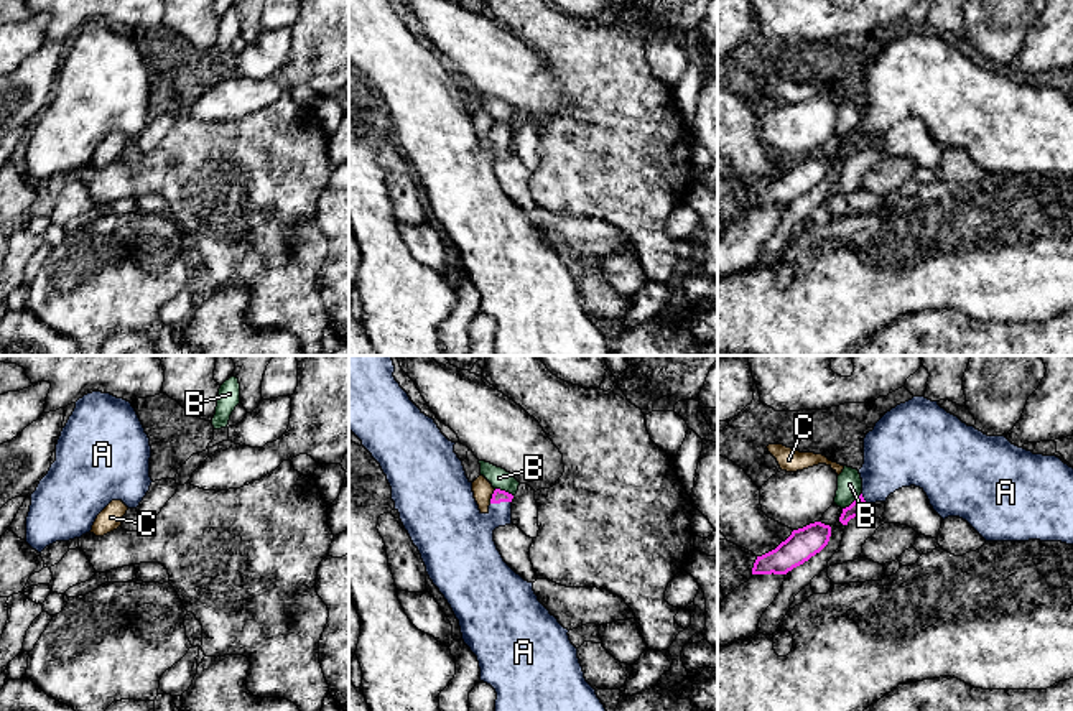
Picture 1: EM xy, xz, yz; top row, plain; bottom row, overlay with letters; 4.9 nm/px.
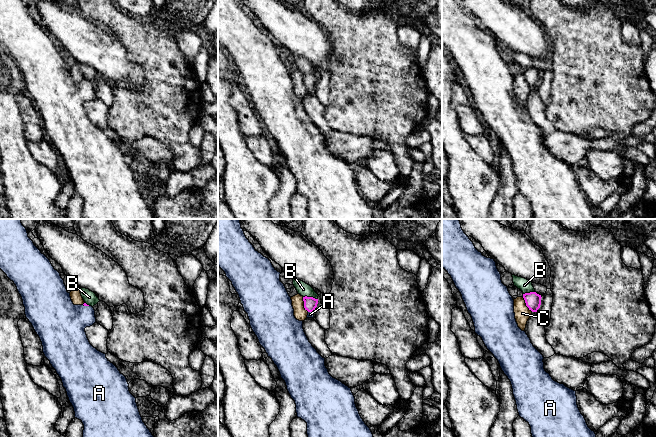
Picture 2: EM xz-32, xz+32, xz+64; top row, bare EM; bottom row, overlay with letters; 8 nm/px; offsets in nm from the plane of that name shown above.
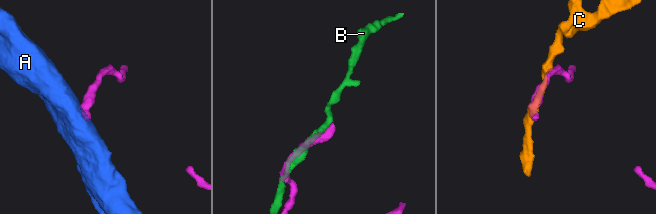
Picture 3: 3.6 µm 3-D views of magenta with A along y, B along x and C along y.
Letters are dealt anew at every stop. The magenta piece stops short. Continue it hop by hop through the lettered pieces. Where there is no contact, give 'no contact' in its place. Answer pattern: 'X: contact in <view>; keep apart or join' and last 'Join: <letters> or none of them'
A: contact in xz; join
B: contact in yz; keep apart
C: contact in xz; keep apart
Join: A

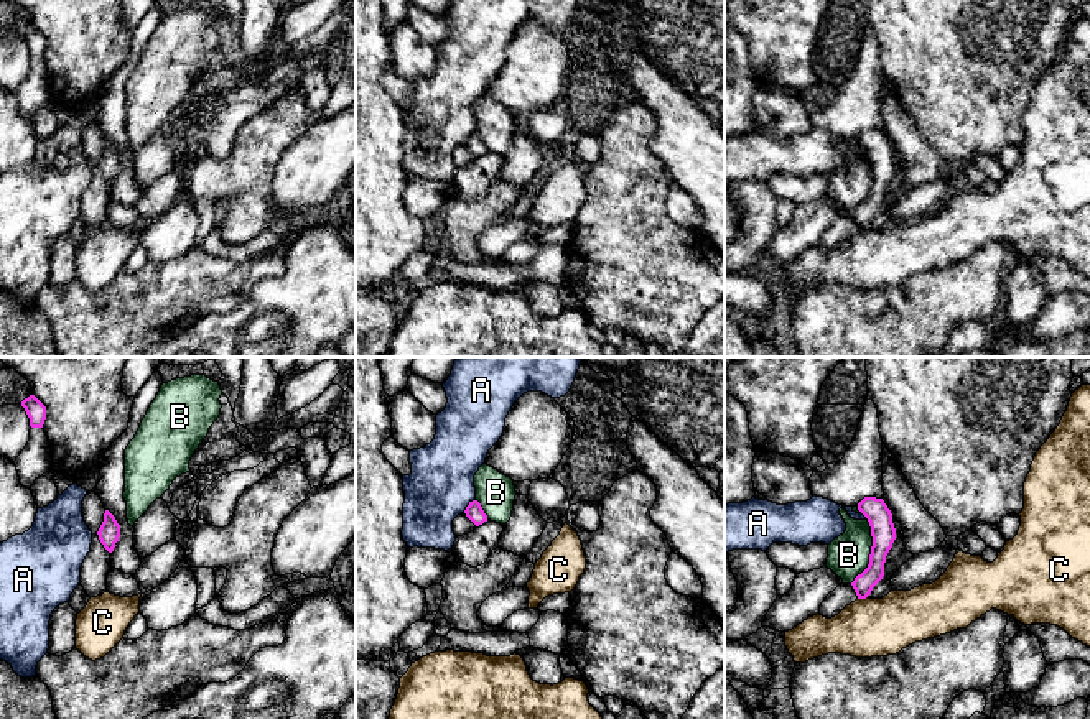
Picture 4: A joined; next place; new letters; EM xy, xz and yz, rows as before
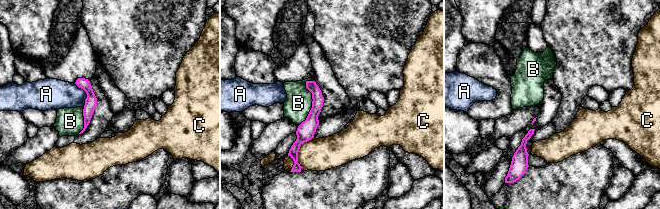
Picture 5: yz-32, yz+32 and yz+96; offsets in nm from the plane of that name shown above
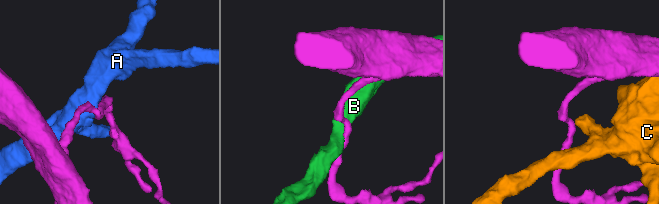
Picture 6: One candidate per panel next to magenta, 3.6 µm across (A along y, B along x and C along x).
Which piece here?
A: contact in xz; keep apart
B: contact in yz; keep apart
C: contact in yz; keep apart
Join: none of them

